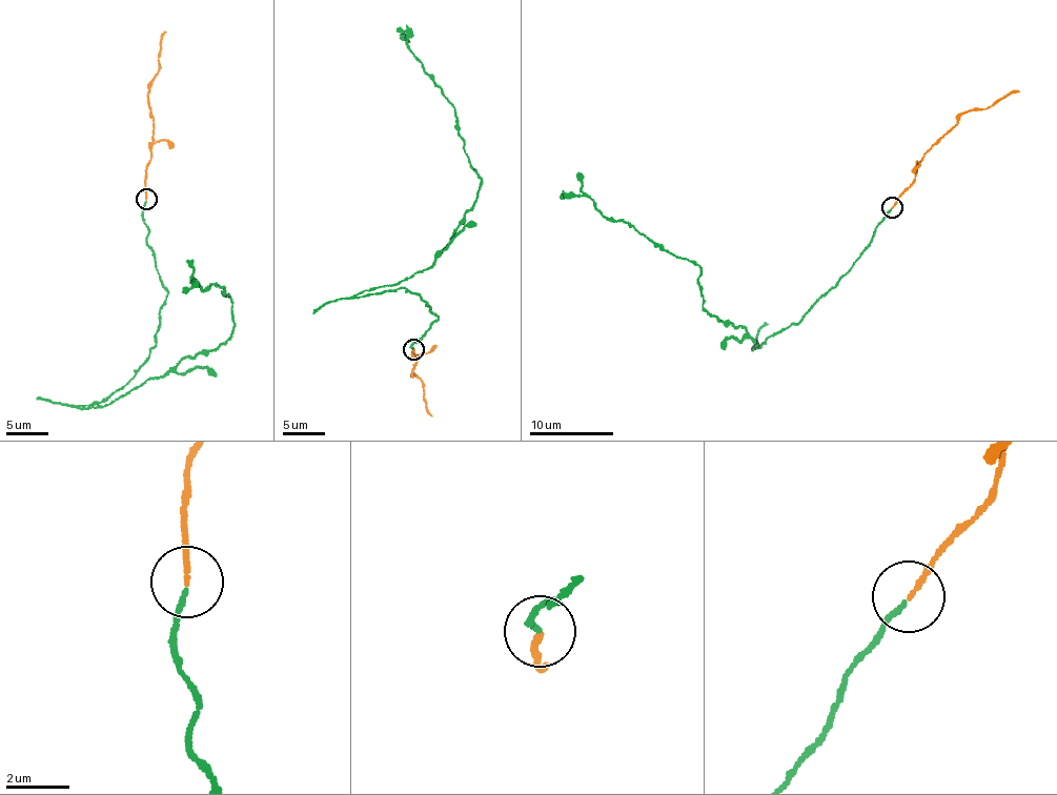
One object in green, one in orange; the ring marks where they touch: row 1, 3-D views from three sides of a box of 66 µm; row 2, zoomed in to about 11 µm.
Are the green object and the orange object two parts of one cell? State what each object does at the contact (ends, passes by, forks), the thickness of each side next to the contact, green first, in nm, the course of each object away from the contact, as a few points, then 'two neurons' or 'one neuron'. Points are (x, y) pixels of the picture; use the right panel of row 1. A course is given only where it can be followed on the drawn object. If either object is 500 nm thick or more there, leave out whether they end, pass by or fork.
green ends there; orange ends there; 140 nm thick on the green side, 150 nm on the other; green runs (891, 208), (831, 290), (753, 351), (740, 325), (703, 307), (700, 270), (608, 220), (587, 196), (562, 198); orange runs (891, 206), (915, 177), (915, 163), (955, 125), (958, 116), (972, 109), (991, 107), (1005, 96), (1019, 93); one neuron

